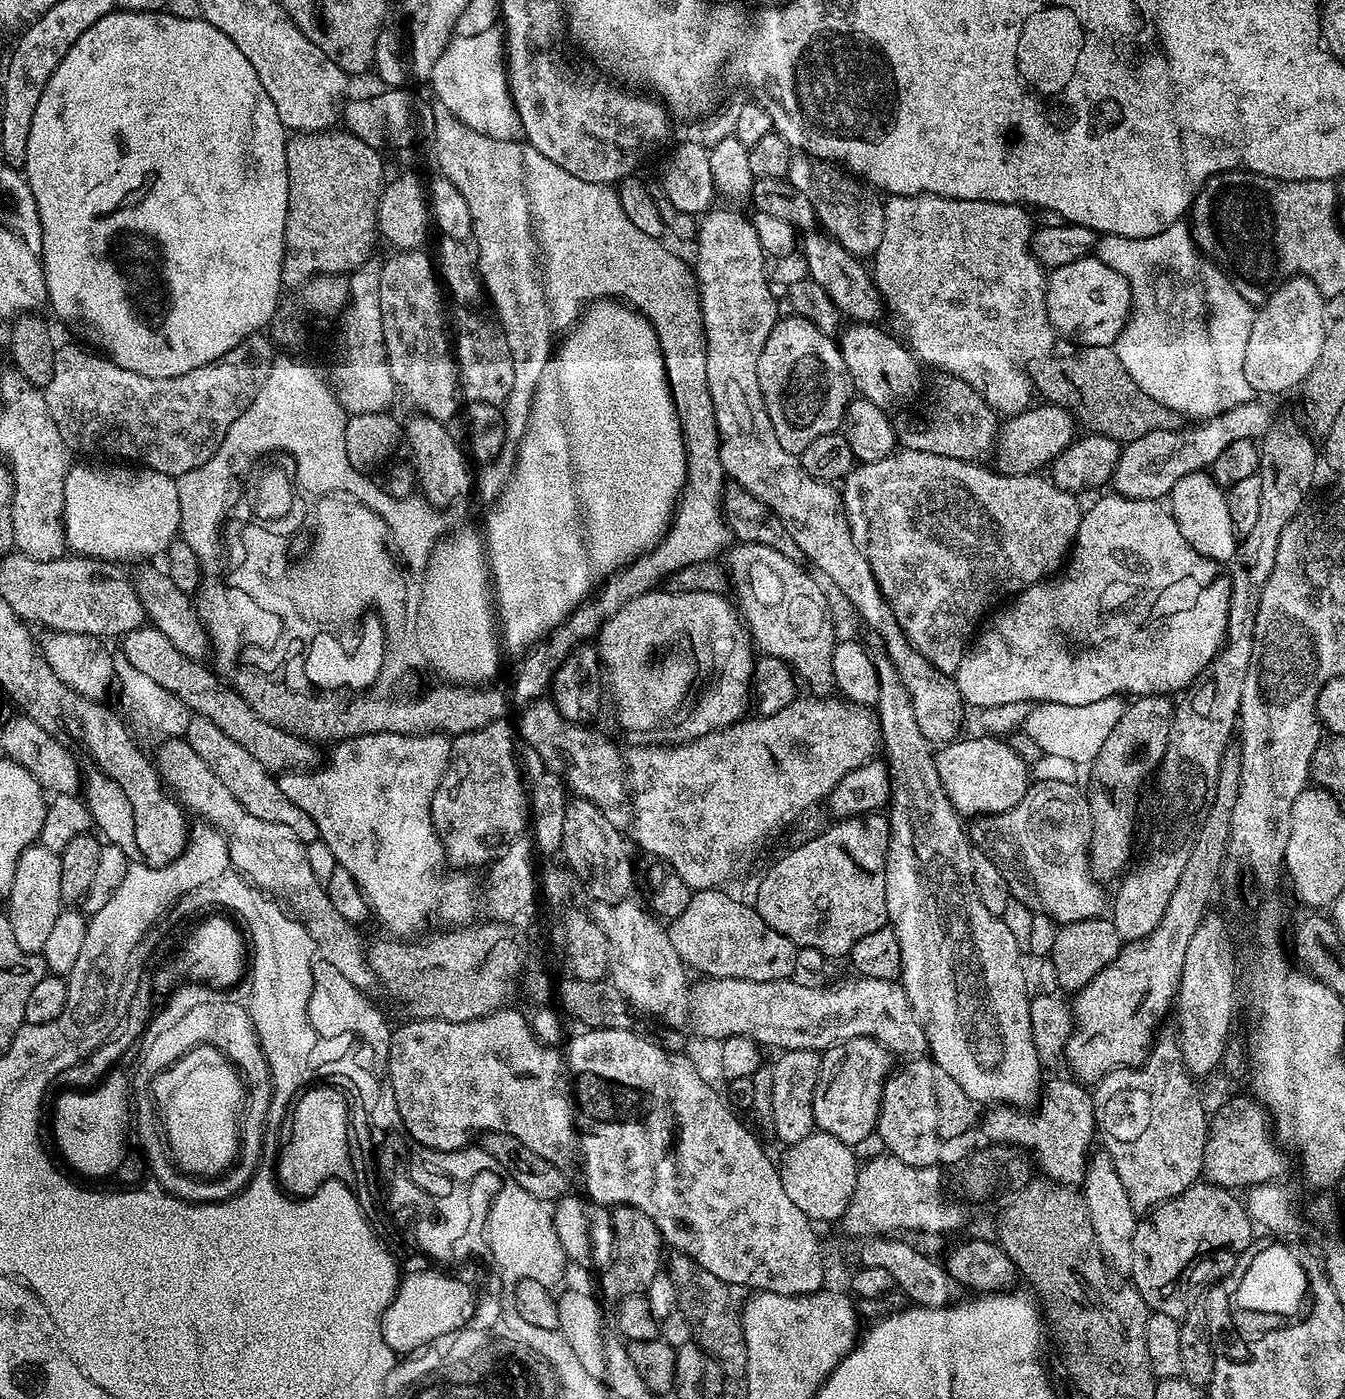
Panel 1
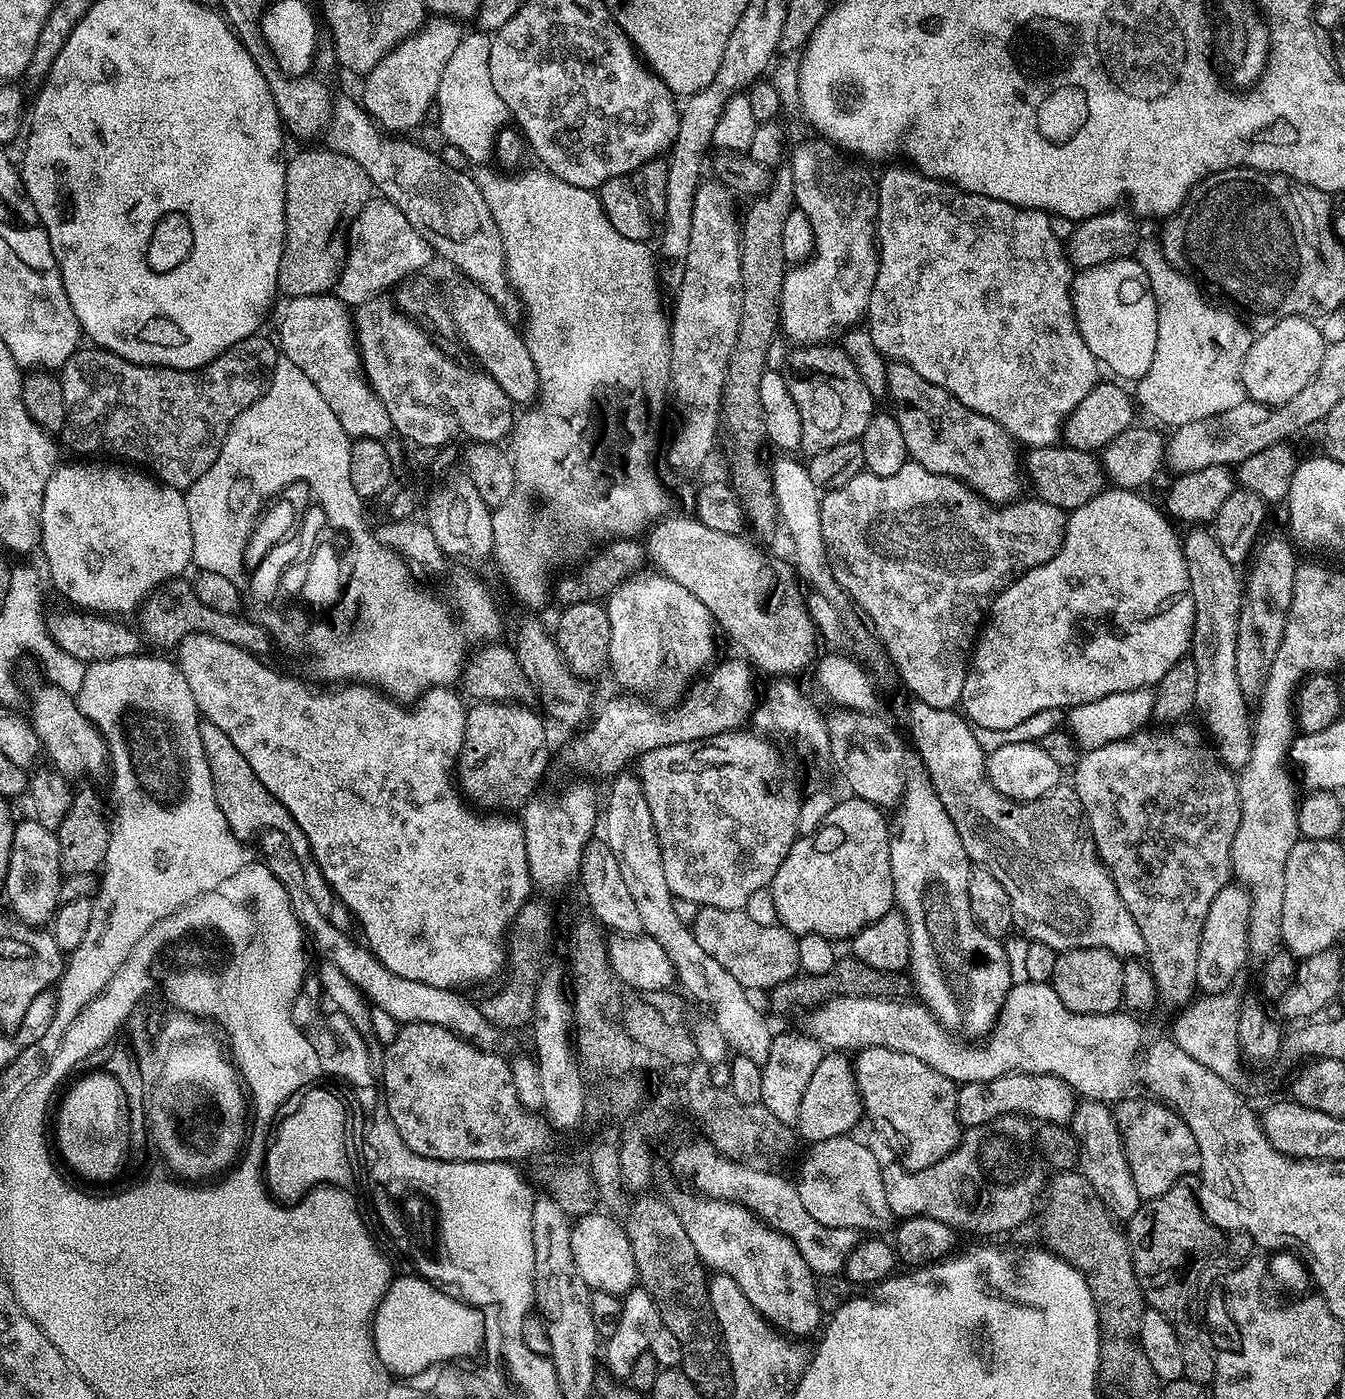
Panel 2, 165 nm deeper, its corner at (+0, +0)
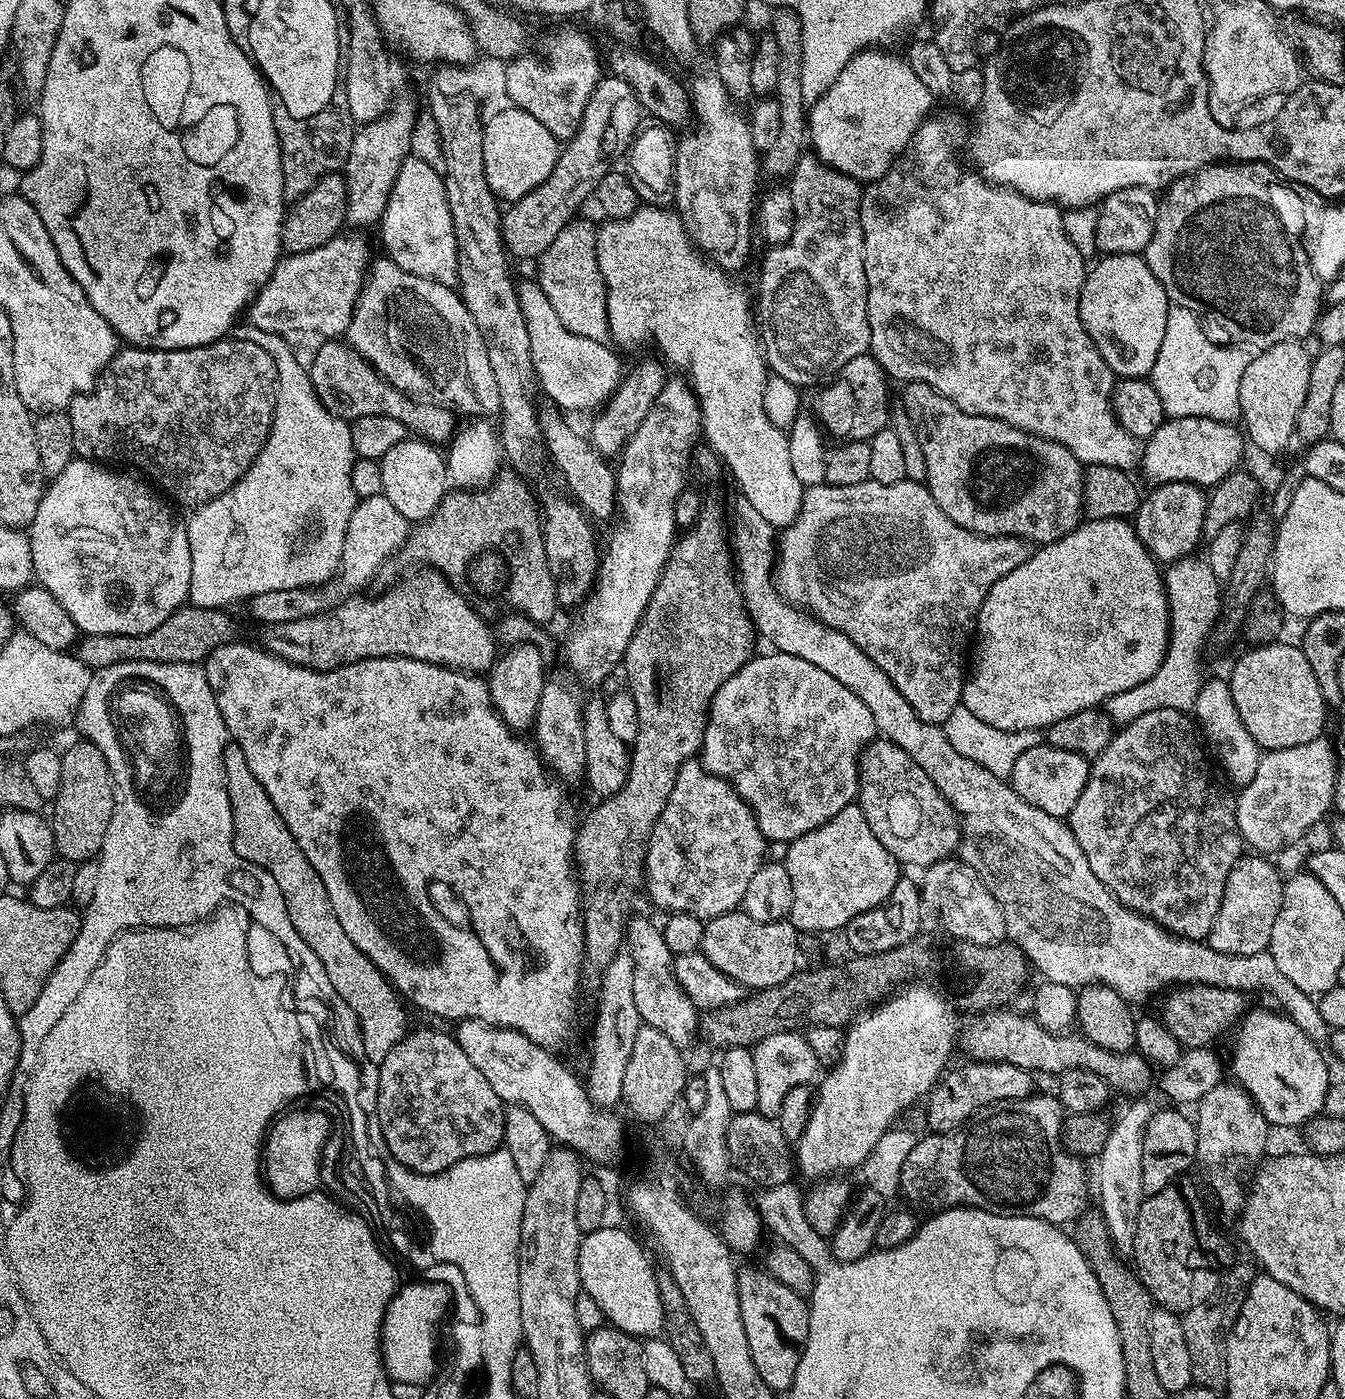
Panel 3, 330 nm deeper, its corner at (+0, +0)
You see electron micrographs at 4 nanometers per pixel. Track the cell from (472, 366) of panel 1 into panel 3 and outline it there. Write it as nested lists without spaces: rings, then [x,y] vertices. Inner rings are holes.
[[[328,338],[321,344],[324,345],[312,356],[312,364],[307,365],[308,377],[317,398],[322,402],[322,406],[326,406],[326,410],[330,410],[330,414],[349,422],[368,415],[386,415],[402,422],[413,437],[429,441],[436,446],[451,441],[458,427],[458,421],[455,420],[457,417],[451,407],[435,402],[421,402],[407,396],[405,392],[398,391],[343,339]]]

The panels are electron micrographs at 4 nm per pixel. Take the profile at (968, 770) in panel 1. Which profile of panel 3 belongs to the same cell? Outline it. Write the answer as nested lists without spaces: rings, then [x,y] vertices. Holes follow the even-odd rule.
[[[1047,742],[1035,744],[1026,754],[1014,762],[1014,770],[1010,777],[1012,789],[1030,806],[1038,806],[1038,810],[1046,810],[1046,814],[1066,818],[1074,810],[1074,802],[1078,802],[1082,790],[1086,786],[1089,757],[1082,754],[1070,754],[1070,750],[1058,750]]]

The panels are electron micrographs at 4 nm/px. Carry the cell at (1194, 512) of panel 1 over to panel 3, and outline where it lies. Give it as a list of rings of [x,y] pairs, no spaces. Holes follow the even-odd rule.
[[[1207,679],[1193,706],[1194,718],[1199,726],[1207,747],[1211,750],[1217,765],[1221,768],[1227,781],[1236,788],[1248,785],[1258,770],[1258,763],[1263,756],[1262,749],[1257,746],[1249,730],[1238,715],[1233,696],[1225,679]]]

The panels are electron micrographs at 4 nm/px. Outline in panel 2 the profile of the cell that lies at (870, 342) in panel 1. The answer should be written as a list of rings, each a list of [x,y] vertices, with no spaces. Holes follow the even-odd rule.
[[[892,362],[887,365],[886,386],[888,387],[887,399],[892,399],[894,415],[898,426],[902,426],[902,438],[906,438],[906,450],[911,463],[920,464],[934,474],[952,476],[956,480],[975,489],[985,500],[993,502],[1006,502],[1015,497],[1020,488],[1020,480],[1016,477],[1018,472],[1018,456],[1012,450],[1014,441],[1008,433],[990,418],[962,406],[954,394],[950,394],[942,386],[934,386],[934,382],[926,382],[918,370],[908,364]]]

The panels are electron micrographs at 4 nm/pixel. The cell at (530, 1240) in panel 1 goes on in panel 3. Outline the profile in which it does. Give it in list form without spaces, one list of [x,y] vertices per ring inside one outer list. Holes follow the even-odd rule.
[[[501,1146],[485,1156],[466,1158],[446,1171],[433,1176],[423,1176],[417,1172],[411,1172],[406,1166],[393,1163],[391,1171],[392,1180],[399,1185],[405,1196],[414,1204],[419,1204],[435,1229],[436,1252],[448,1256],[448,1260],[460,1262],[460,1268],[464,1268],[464,1275],[472,1272],[472,1264],[480,1268],[496,1268],[496,1272],[512,1272],[512,1276],[520,1273],[520,1231],[522,1230],[522,1210],[524,1209],[524,1194],[526,1185],[522,1178],[518,1178],[518,1169],[510,1158],[508,1149]],[[460,1244],[479,1244],[484,1249],[480,1252],[460,1252]]]

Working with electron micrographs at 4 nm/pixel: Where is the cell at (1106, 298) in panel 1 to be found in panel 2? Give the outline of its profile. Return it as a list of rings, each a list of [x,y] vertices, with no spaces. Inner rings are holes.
[[[1136,258],[1079,269],[1072,278],[1072,309],[1090,354],[1107,371],[1109,368],[1114,375],[1121,376],[1116,377],[1121,381],[1135,382],[1150,370],[1158,342],[1158,310],[1150,279]]]

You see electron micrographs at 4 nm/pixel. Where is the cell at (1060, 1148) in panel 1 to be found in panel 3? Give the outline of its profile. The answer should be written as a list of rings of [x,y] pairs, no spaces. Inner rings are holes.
[[[967,1062],[956,1069],[945,1071],[936,1082],[935,1088],[928,1093],[928,1124],[933,1133],[952,1132],[962,1127],[981,1110],[999,1106],[1003,1100],[1021,1100],[1033,1095],[1033,1073],[1027,1068],[1013,1064],[989,1064],[987,1062]]]

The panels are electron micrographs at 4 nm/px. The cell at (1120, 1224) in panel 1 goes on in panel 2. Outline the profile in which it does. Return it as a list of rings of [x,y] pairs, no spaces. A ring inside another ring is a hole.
[[[1081,1099],[1072,1115],[1070,1131],[1080,1145],[1079,1171],[1083,1172],[1090,1186],[1094,1186],[1098,1198],[1102,1198],[1113,1217],[1117,1221],[1126,1222],[1139,1210],[1142,1198],[1138,1194],[1138,1186],[1134,1186],[1134,1178],[1126,1162],[1113,1109],[1102,1100]]]

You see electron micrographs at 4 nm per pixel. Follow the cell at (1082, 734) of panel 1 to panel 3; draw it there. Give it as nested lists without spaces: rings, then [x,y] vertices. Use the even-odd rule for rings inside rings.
[[[1199,555],[1183,556],[1163,569],[1164,589],[1168,595],[1168,646],[1162,666],[1146,682],[1112,695],[1104,710],[1114,722],[1125,724],[1152,710],[1178,709],[1191,711],[1204,683],[1200,658],[1206,640],[1221,613],[1222,584],[1210,570],[1207,559]]]

